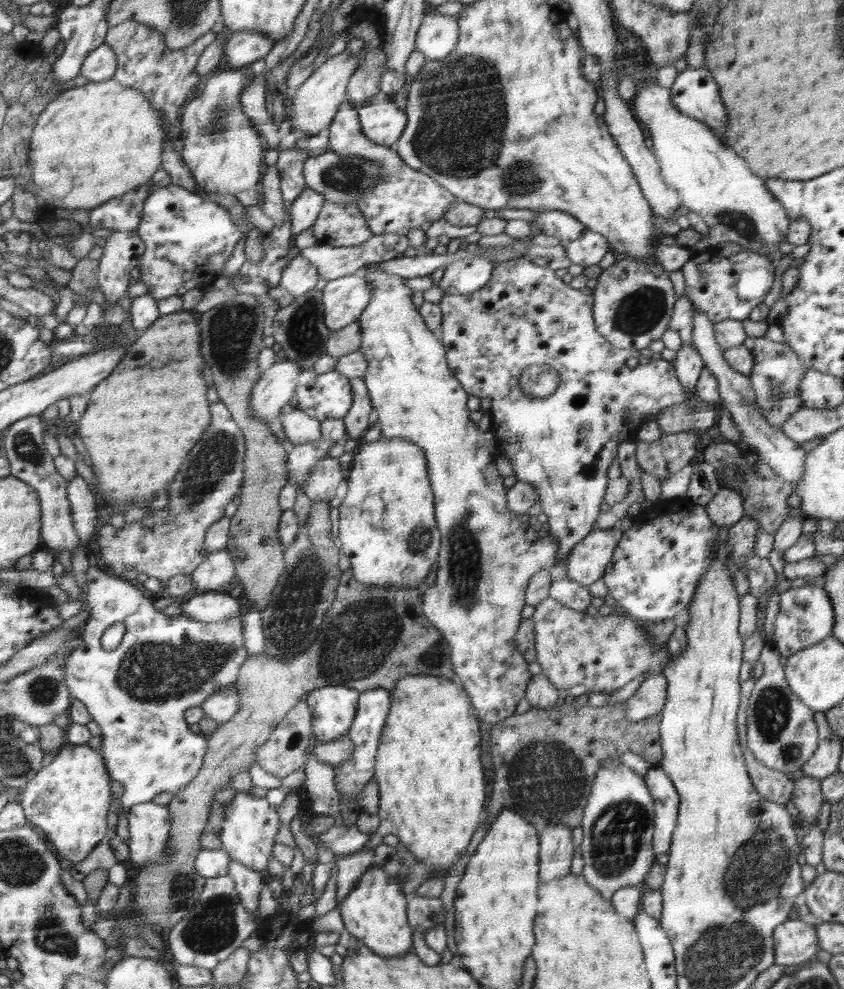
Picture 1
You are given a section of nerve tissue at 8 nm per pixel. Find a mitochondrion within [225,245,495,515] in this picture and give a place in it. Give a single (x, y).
(303, 334)

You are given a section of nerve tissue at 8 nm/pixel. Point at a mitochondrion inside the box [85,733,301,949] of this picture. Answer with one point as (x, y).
(183, 885)

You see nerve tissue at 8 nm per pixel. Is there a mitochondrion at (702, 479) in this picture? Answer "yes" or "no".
no

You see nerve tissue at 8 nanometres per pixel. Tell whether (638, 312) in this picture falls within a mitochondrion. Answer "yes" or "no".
yes

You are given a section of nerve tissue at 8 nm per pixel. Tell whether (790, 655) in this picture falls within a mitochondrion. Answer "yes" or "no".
no

